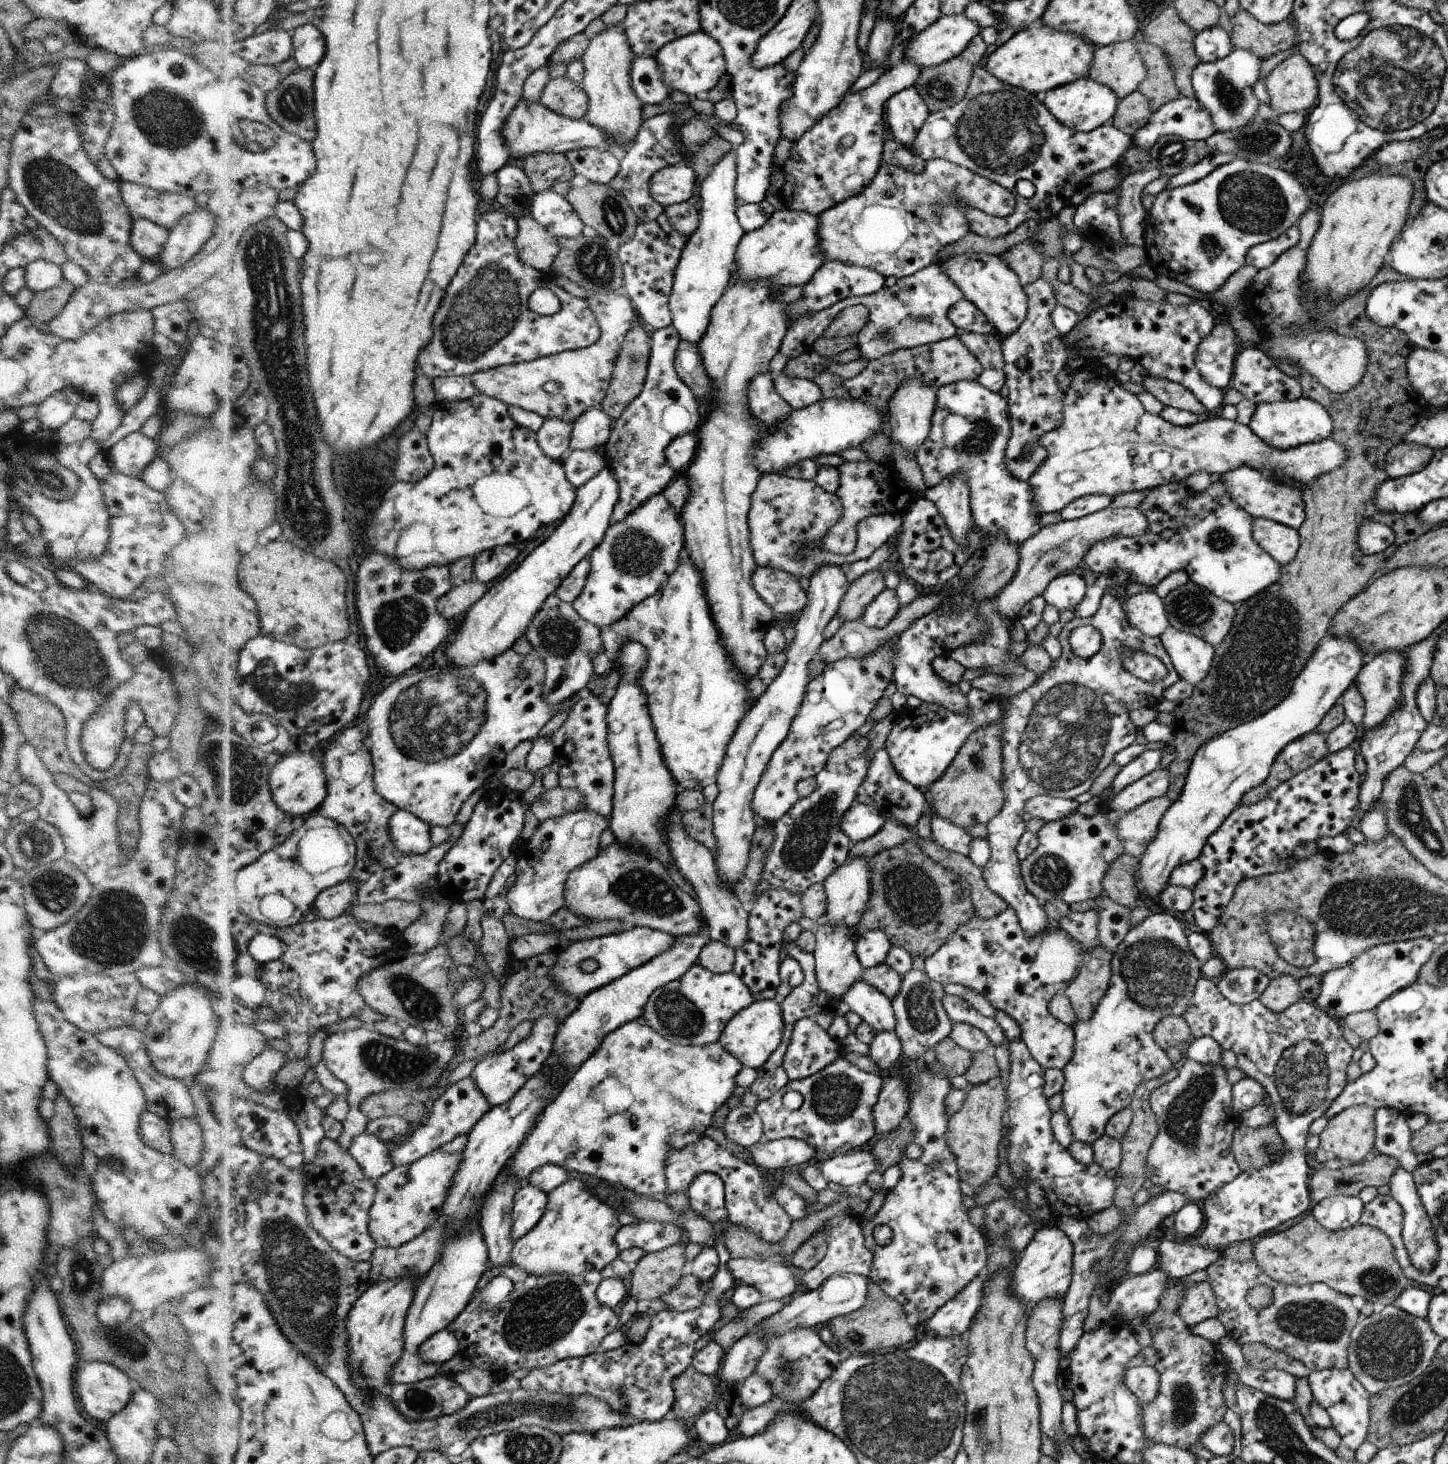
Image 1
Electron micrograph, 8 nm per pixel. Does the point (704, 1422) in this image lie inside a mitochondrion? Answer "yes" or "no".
no

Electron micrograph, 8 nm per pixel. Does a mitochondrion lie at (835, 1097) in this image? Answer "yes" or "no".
yes

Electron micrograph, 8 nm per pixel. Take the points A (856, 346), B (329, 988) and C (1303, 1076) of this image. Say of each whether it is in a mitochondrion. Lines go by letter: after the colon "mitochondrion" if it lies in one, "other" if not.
A: other
B: other
C: mitochondrion

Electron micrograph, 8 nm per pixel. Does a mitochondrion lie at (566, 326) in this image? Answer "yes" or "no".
no

